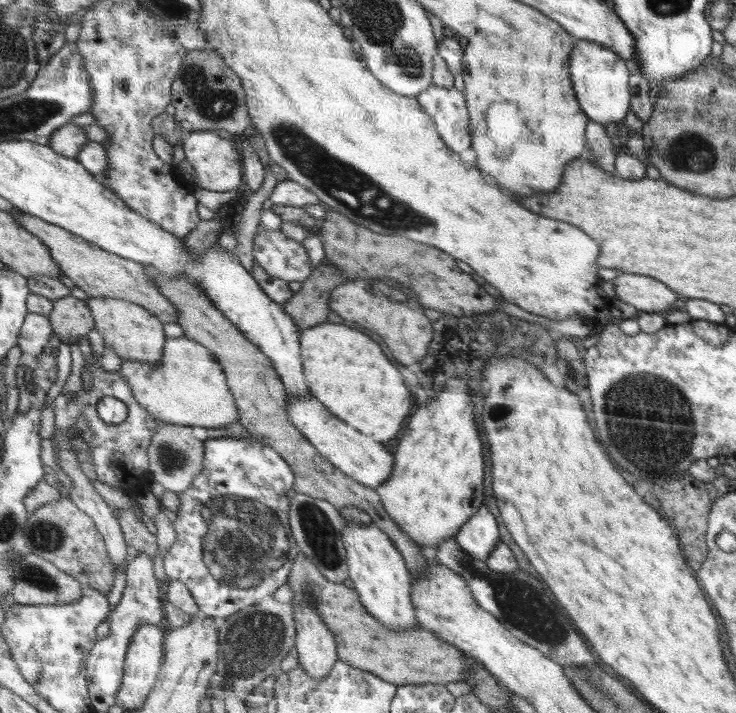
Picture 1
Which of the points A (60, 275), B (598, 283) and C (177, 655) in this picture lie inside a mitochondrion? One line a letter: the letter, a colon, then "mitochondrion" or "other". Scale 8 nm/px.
A: other
B: other
C: other

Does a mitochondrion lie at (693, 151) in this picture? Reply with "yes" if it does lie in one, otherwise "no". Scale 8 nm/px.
yes

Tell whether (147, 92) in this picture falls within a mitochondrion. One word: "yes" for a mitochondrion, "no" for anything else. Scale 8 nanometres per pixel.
no

